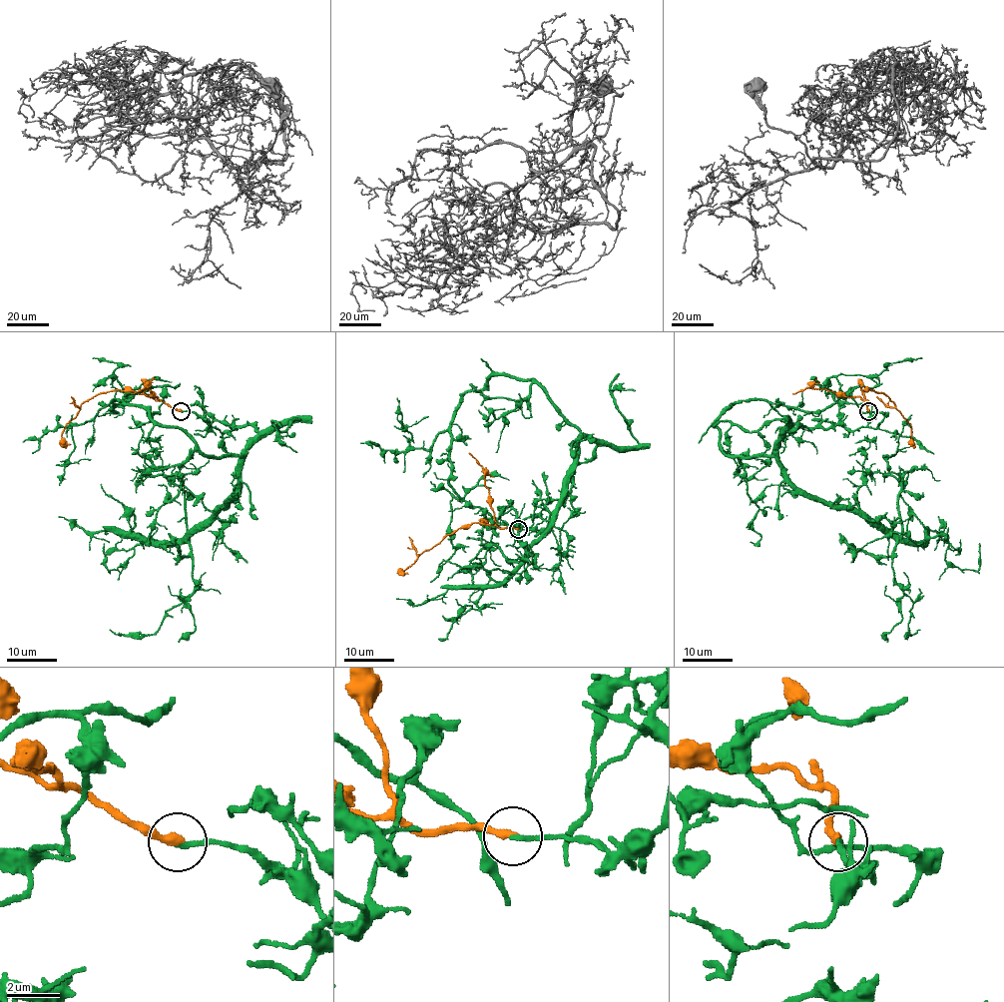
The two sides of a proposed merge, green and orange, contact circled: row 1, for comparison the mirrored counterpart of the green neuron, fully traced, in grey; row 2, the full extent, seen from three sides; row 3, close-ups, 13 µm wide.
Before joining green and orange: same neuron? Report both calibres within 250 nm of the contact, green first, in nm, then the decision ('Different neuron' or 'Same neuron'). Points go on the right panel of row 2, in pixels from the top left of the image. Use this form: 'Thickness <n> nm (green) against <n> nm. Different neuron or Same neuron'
Thickness 180 nm (green) against 300 nm. Different neuron

